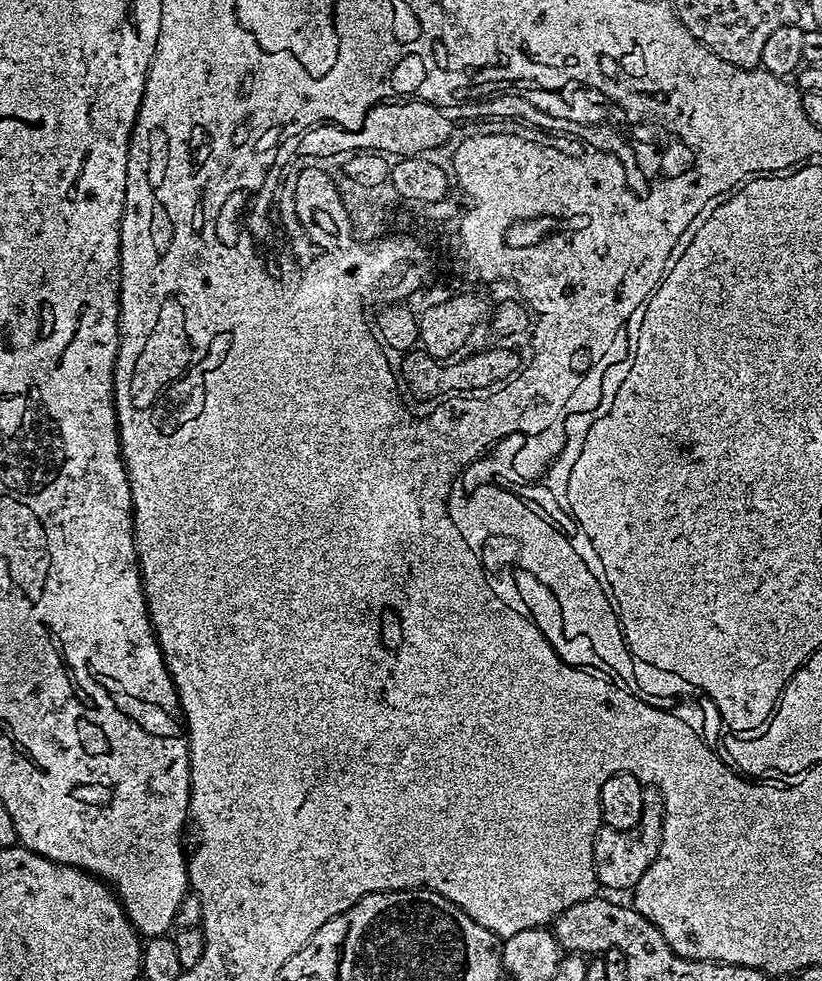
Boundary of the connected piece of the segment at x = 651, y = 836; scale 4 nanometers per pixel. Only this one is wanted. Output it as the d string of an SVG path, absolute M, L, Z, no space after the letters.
M645 787L642 794L642 818L638 818L638 826L630 830L614 830L613 828L601 827L594 838L594 870L596 871L596 882L601 889L613 888L616 892L624 892L635 889L636 883L647 874L654 858L660 849L660 839L664 837L664 799L660 797L657 788Z

